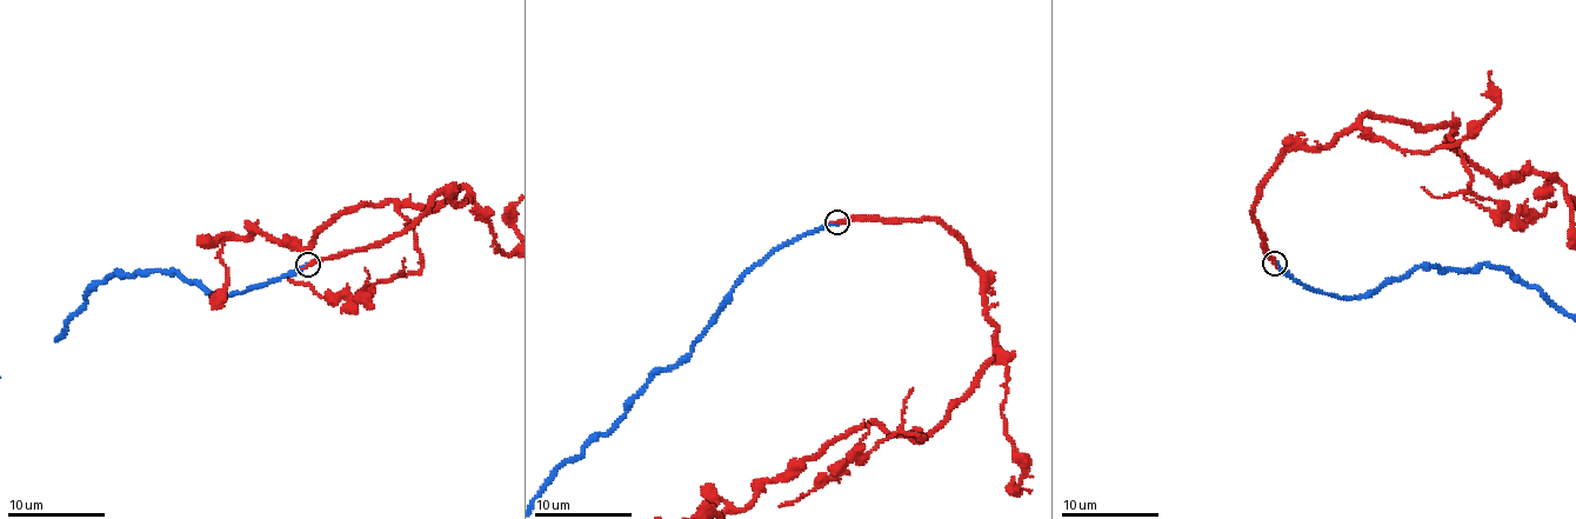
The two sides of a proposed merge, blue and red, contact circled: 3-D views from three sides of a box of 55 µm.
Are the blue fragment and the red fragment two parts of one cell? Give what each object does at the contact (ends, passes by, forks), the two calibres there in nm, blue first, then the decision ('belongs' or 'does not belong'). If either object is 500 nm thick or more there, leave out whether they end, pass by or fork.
blue ends | red ends | 220/300 nm | belongs

